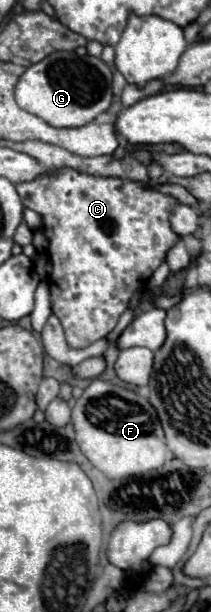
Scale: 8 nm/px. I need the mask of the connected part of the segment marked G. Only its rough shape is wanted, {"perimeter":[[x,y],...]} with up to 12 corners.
{"perimeter":[[56,52],[16,84],[20,108],[56,128],[106,112],[106,62]]}

